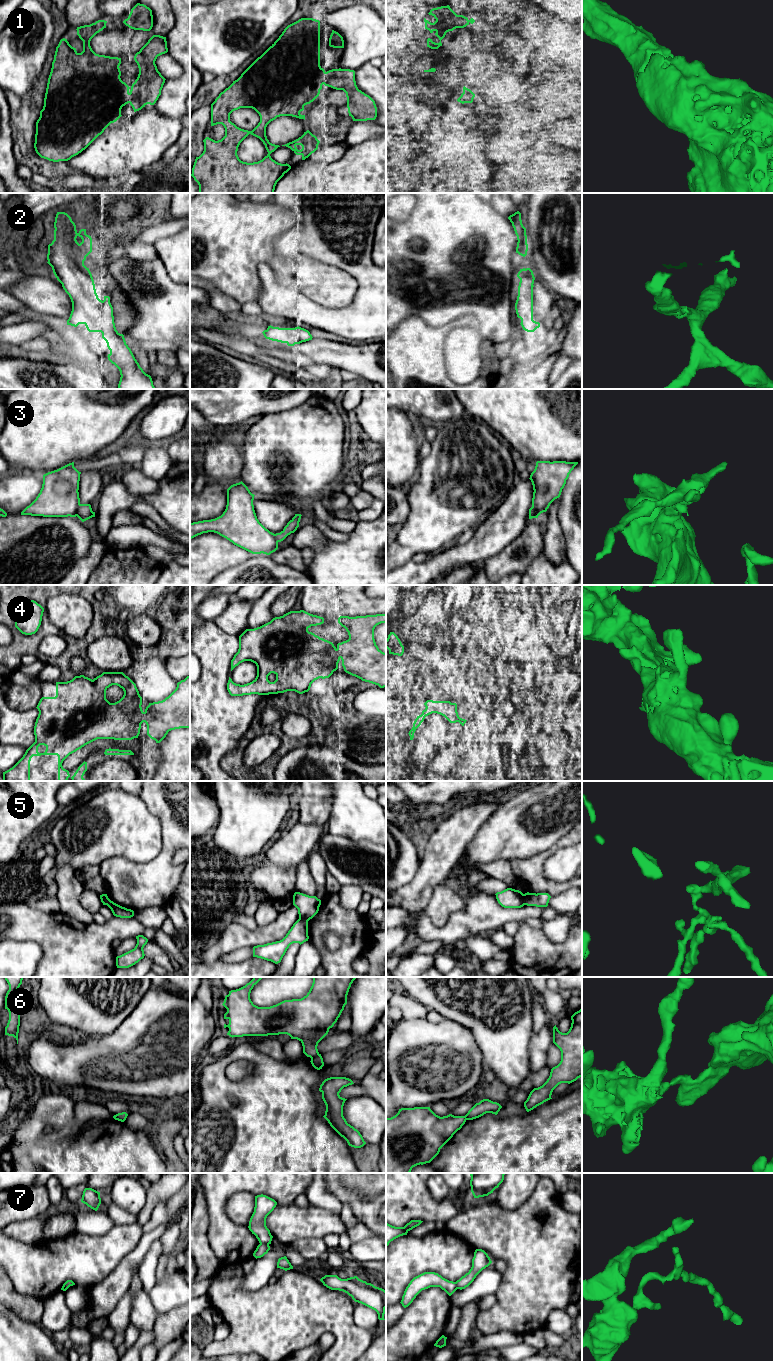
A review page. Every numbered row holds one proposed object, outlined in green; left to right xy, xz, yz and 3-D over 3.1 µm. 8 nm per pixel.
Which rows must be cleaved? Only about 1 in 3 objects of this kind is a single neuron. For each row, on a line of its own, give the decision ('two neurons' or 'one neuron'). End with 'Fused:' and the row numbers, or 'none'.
1: one neuron
2: one neuron
3: two neurons
4: one neuron
5: two neurons
6: two neurons
7: two neurons
Fused: 3, 5, 6, 7

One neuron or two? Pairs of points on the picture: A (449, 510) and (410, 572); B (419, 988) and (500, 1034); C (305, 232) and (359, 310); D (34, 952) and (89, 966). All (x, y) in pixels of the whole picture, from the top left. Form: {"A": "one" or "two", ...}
{"A": "two", "B": "one", "C": "one", "D": "two"}

